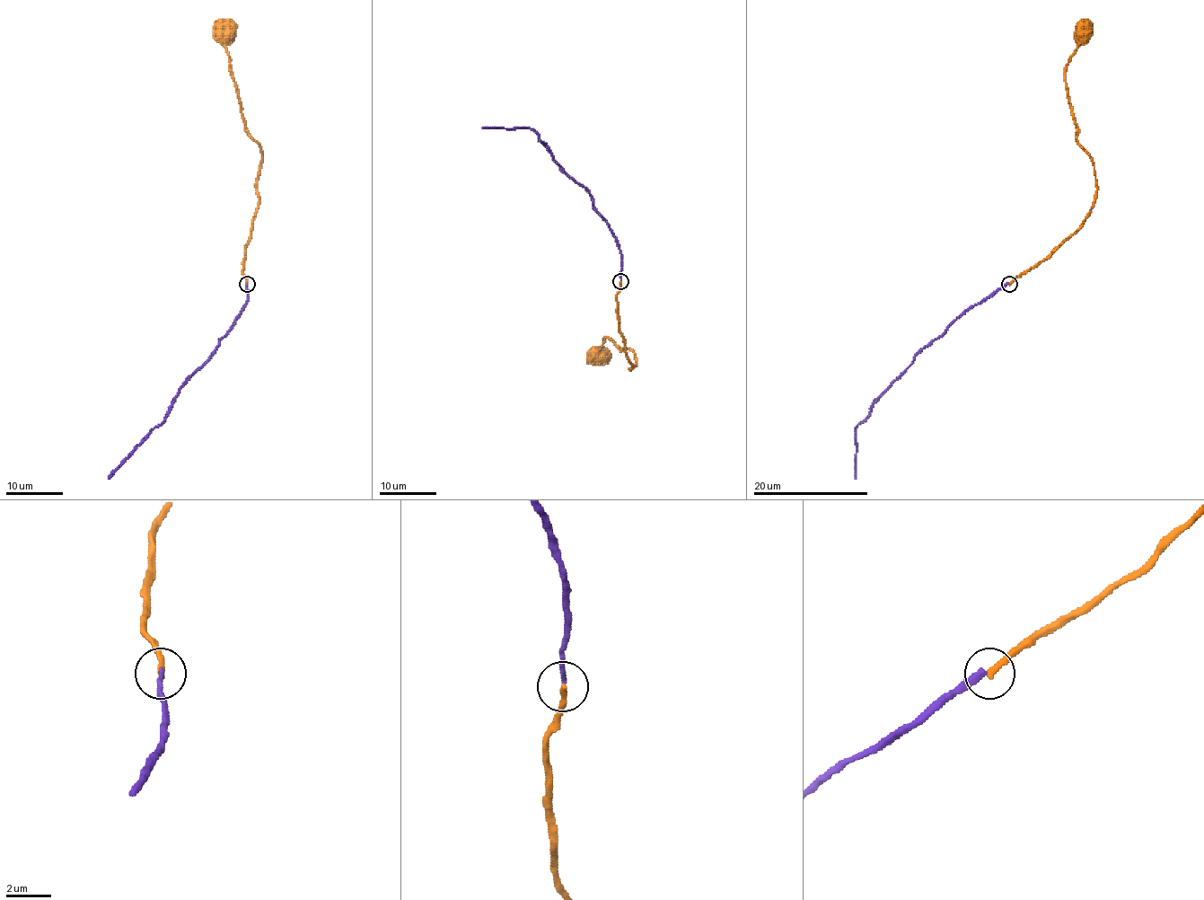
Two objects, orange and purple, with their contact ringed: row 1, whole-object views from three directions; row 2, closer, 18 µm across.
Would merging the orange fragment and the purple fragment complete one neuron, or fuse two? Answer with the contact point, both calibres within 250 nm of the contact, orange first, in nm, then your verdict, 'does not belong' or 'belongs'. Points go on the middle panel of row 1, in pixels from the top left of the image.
place (620, 281); calibres 260 and 240 nm; does not belong

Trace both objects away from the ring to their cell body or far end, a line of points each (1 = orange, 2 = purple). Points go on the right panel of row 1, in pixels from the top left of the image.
1: (1009, 284), (1059, 247), (1079, 226), (1094, 200), (1093, 158), (1076, 139), (1065, 83), (1065, 65), (1079, 31)
2: (1007, 284), (968, 308), (927, 346), (874, 404), (870, 413), (857, 426), (855, 479)

